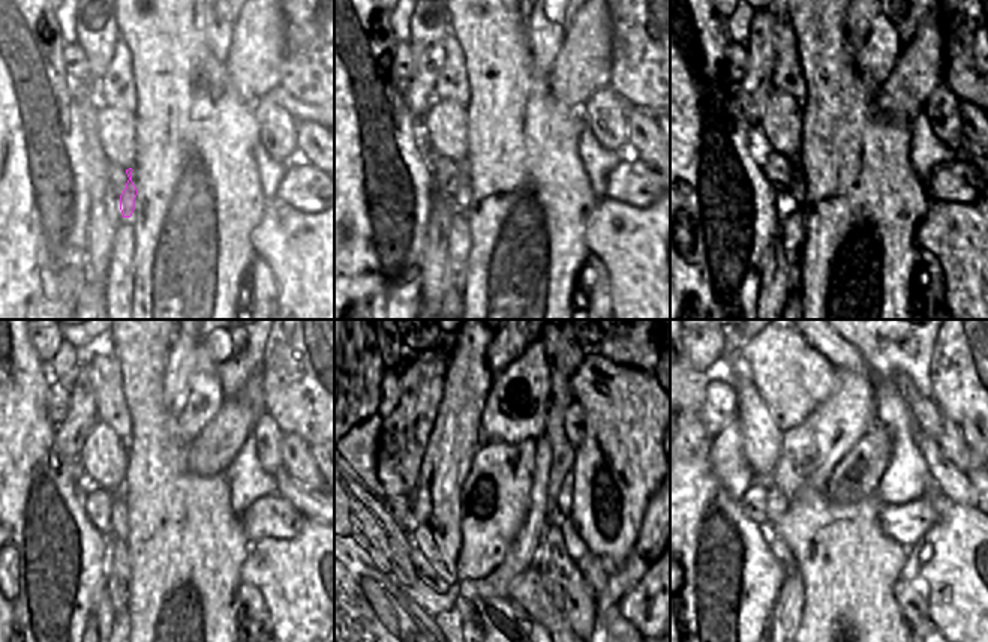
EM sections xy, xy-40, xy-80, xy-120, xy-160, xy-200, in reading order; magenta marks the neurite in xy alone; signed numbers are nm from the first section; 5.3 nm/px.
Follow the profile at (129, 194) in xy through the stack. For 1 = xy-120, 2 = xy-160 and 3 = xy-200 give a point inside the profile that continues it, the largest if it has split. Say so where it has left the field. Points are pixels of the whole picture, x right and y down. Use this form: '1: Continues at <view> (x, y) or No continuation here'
1: Continues at xy-120 (119, 527)
2: Continues at xy-160 (446, 495)
3: Continues at xy-200 (778, 503).

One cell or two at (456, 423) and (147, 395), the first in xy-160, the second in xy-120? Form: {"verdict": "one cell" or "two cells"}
{"verdict": "two cells"}

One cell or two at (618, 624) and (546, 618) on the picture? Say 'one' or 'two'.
two

